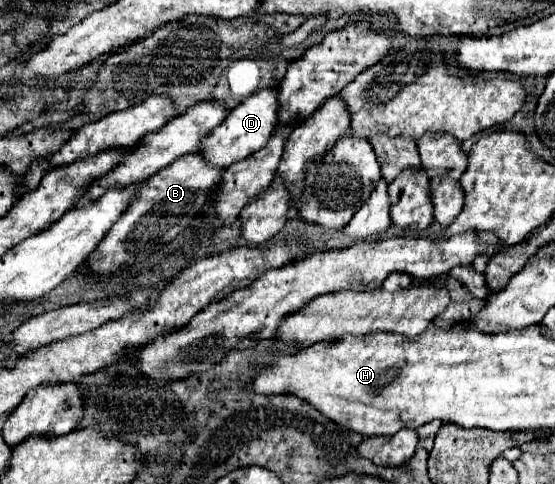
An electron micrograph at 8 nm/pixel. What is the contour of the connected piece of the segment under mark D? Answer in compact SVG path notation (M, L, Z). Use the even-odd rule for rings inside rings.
M263 88L255 94L247 96L237 108L233 108L223 124L219 124L207 138L207 142L201 144L201 154L215 166L227 168L233 162L239 162L247 156L251 156L255 150L263 148L265 142L271 138L277 118L279 118L279 90L277 88Z

